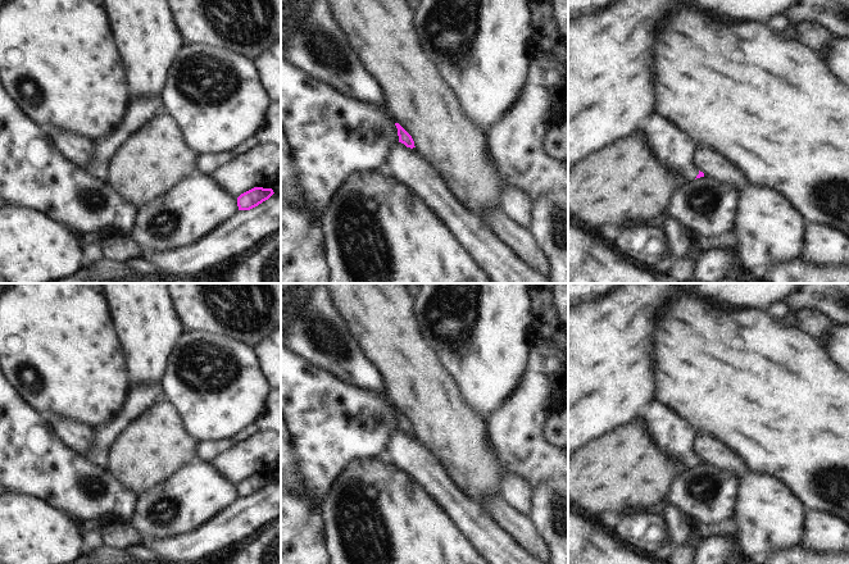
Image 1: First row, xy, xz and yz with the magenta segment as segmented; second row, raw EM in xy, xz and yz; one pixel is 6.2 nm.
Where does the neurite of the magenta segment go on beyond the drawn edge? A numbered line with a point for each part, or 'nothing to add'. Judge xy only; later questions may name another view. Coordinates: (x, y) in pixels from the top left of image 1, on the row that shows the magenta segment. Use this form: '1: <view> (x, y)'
nothing to add

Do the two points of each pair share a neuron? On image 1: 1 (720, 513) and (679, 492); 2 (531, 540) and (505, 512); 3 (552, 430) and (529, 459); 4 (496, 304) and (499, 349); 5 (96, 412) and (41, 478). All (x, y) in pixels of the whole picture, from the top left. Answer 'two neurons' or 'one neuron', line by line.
1: one neuron
2: one neuron
3: two neurons
4: one neuron
5: two neurons

